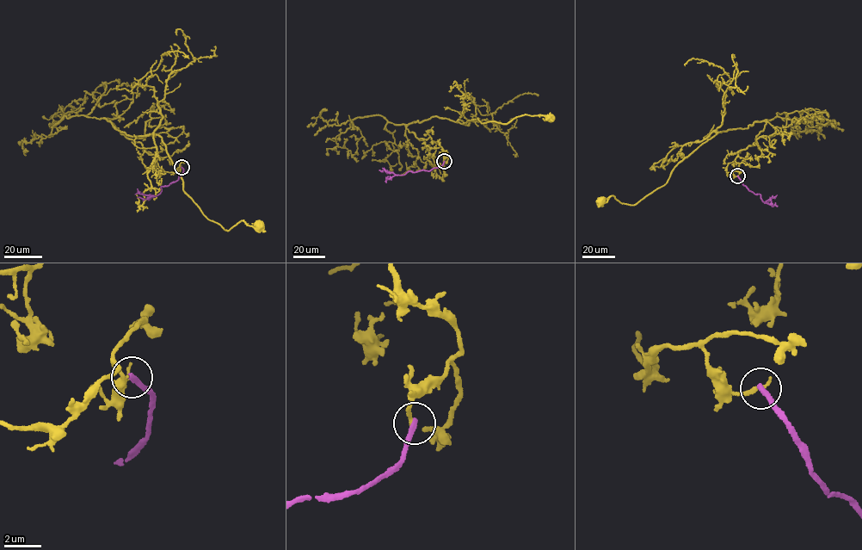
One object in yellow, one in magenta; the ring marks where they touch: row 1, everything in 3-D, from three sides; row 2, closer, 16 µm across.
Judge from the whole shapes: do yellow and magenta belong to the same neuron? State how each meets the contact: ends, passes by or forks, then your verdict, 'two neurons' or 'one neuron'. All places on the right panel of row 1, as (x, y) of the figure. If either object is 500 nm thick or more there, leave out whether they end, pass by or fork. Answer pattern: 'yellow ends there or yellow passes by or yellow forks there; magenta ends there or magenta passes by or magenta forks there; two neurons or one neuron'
yellow ends there; magenta ends there; two neurons

